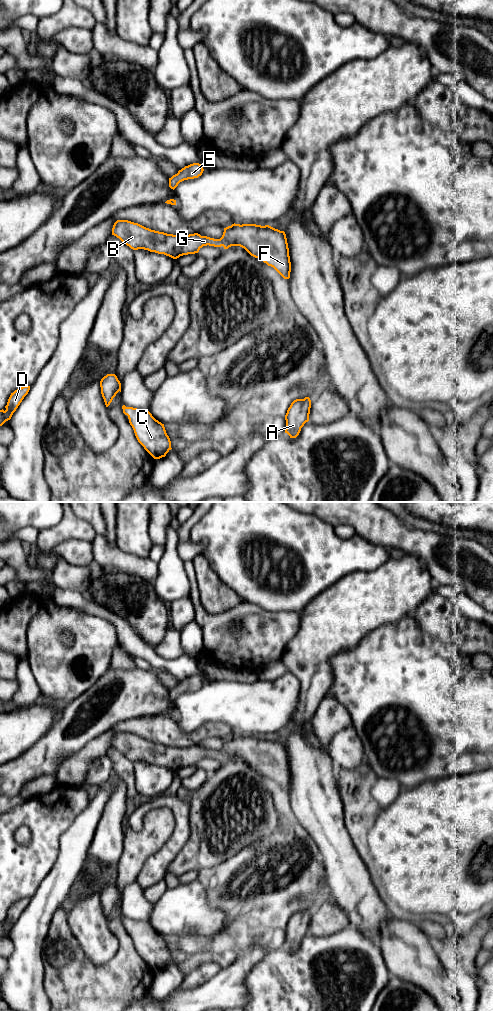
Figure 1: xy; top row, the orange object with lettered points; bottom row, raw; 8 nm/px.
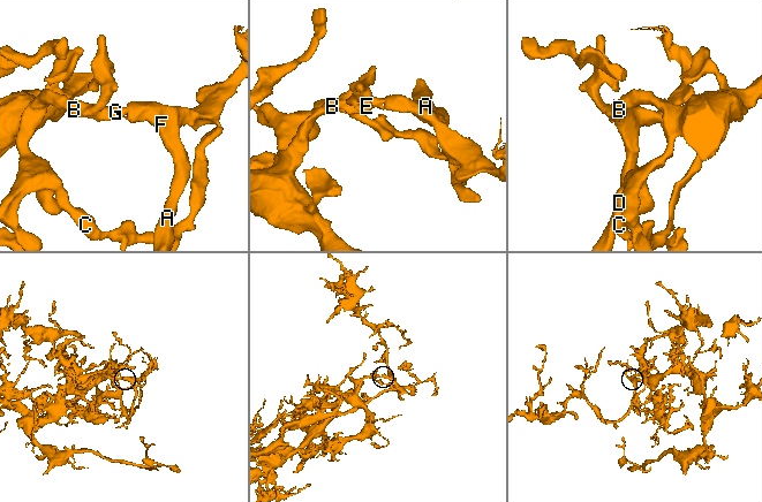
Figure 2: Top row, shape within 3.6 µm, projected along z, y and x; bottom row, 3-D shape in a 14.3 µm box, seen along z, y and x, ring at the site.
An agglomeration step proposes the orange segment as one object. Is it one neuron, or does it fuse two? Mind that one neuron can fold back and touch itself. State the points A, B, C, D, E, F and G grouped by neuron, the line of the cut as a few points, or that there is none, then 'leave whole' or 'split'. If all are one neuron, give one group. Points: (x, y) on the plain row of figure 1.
groups A B C D E F G; cut none; leave whole

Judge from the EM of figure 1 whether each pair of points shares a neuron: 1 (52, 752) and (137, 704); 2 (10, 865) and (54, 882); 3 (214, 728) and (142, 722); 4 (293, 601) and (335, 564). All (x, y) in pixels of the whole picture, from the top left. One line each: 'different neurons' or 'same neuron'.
1: same neuron
2: different neurons
3: same neuron
4: same neuron

